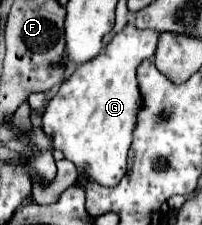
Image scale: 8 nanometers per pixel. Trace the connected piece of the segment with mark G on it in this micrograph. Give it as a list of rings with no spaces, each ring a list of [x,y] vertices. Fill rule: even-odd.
[[[133,23],[105,47],[105,53],[81,63],[69,79],[61,83],[59,93],[43,111],[43,131],[53,135],[53,147],[61,149],[65,159],[79,167],[83,181],[91,179],[103,187],[115,187],[127,171],[127,151],[133,141],[137,113],[141,109],[141,93],[137,85],[137,67],[145,59],[153,59],[159,33],[137,29]],[[87,171],[87,179],[83,173]]]

